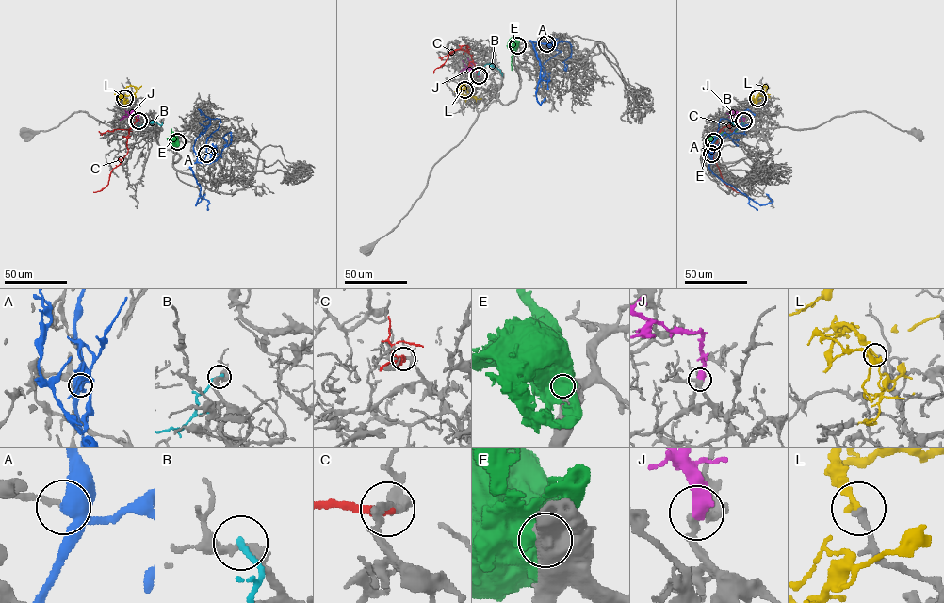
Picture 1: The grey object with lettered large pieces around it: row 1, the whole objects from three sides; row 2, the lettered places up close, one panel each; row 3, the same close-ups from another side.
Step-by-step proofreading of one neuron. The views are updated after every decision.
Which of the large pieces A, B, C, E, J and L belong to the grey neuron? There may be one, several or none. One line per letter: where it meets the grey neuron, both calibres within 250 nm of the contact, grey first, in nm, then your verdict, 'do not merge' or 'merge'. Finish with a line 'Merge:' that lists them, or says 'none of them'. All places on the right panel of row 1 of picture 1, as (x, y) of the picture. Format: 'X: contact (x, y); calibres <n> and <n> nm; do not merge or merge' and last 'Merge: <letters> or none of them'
A: contact (711, 154); calibres 180 and 400 nm; do not merge
B: contact (744, 121); calibres 260 and 240 nm; do not merge
C: contact (744, 121); calibres 280 and 280 nm; do not merge
E: contact (713, 141); calibres 950 and 1100 nm; do not merge
J: contact (743, 121); calibres 260 and 600 nm; merge
L: contact (757, 98); calibres 260 and 190 nm; do not merge
Merge: J

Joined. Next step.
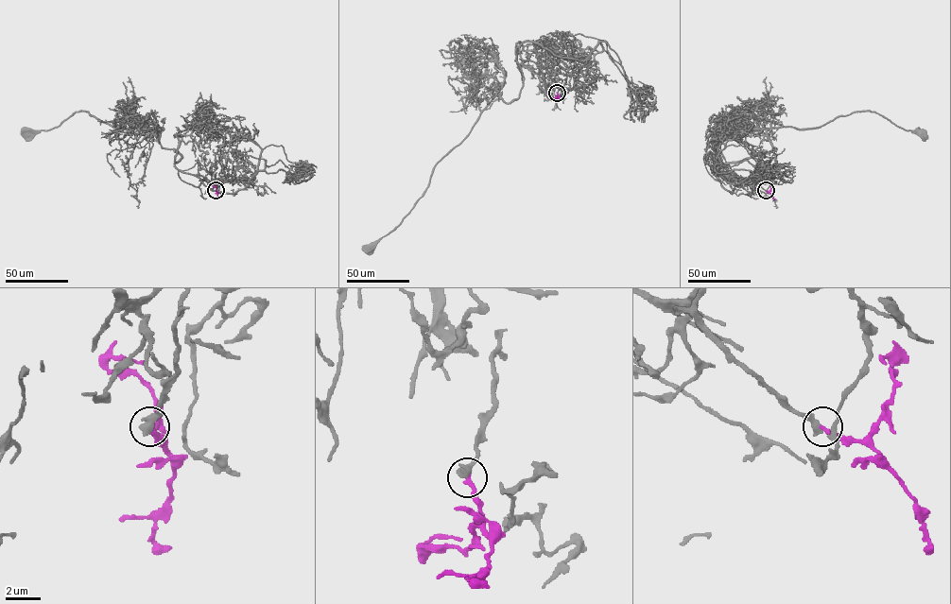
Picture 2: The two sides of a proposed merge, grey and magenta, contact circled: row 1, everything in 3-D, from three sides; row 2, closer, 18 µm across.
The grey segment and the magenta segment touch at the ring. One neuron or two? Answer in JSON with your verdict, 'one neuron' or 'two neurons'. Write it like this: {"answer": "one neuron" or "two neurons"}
{"answer": "one neuron"}

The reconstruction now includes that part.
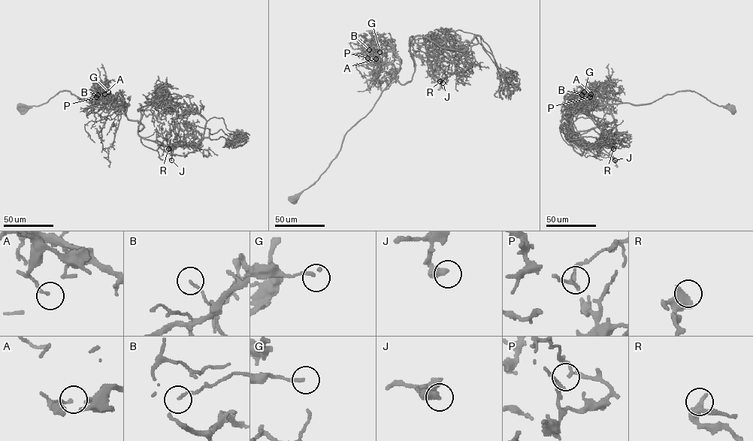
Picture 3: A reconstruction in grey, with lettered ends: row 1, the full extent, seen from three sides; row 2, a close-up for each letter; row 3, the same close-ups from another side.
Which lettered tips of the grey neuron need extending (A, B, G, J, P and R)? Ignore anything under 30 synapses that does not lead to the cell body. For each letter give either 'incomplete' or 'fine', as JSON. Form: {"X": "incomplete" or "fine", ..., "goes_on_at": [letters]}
{"A": "fine", "B": "fine", "G": "fine", "J": "fine", "P": "fine", "R": "fine", "goes_on_at": []}

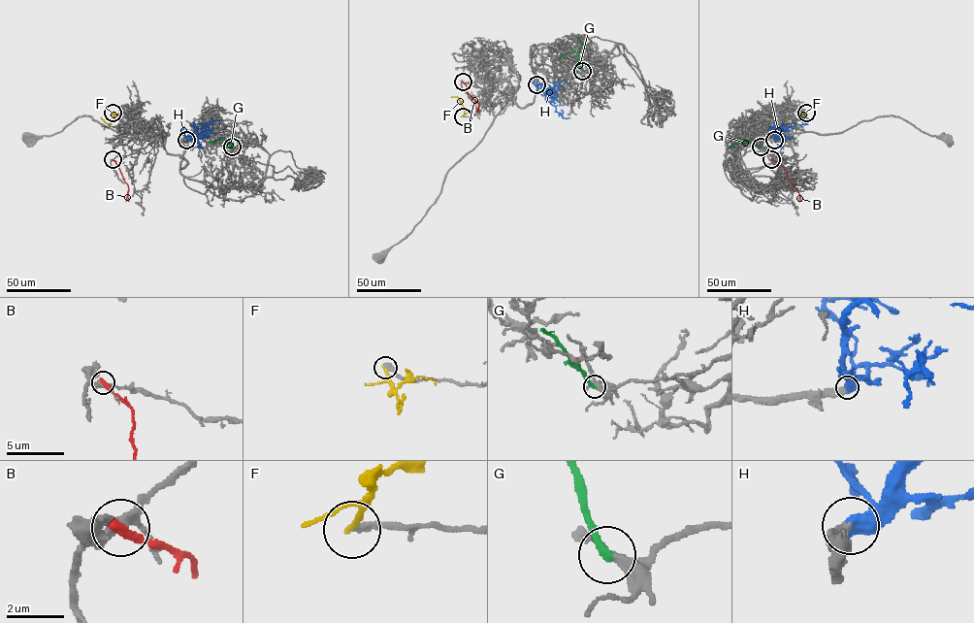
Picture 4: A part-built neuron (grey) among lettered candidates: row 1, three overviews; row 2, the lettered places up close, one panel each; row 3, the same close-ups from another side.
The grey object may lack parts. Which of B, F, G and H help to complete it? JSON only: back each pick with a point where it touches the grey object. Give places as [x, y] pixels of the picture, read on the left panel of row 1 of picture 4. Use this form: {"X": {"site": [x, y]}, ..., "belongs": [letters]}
{"H": {"site": [186, 140]}, "belongs": ["H"]}

